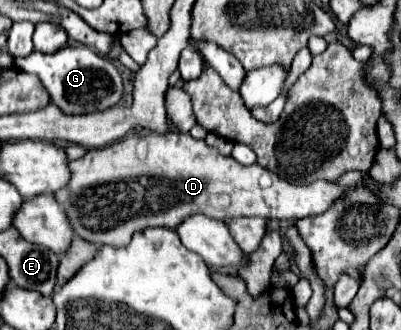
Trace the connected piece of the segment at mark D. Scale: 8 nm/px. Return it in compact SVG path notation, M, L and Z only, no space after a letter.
M146 133L128 135L124 141L116 141L104 149L88 149L88 153L76 161L70 161L72 177L66 187L62 187L54 197L62 205L74 233L90 243L124 247L132 233L146 227L170 227L174 229L184 217L202 213L214 219L228 217L264 217L264 219L302 219L324 213L334 201L342 199L346 193L354 191L360 183L340 185L336 181L314 181L310 185L292 185L280 179L276 173L262 169L260 165L242 167L232 157L222 157L206 141L194 139L188 133Z

